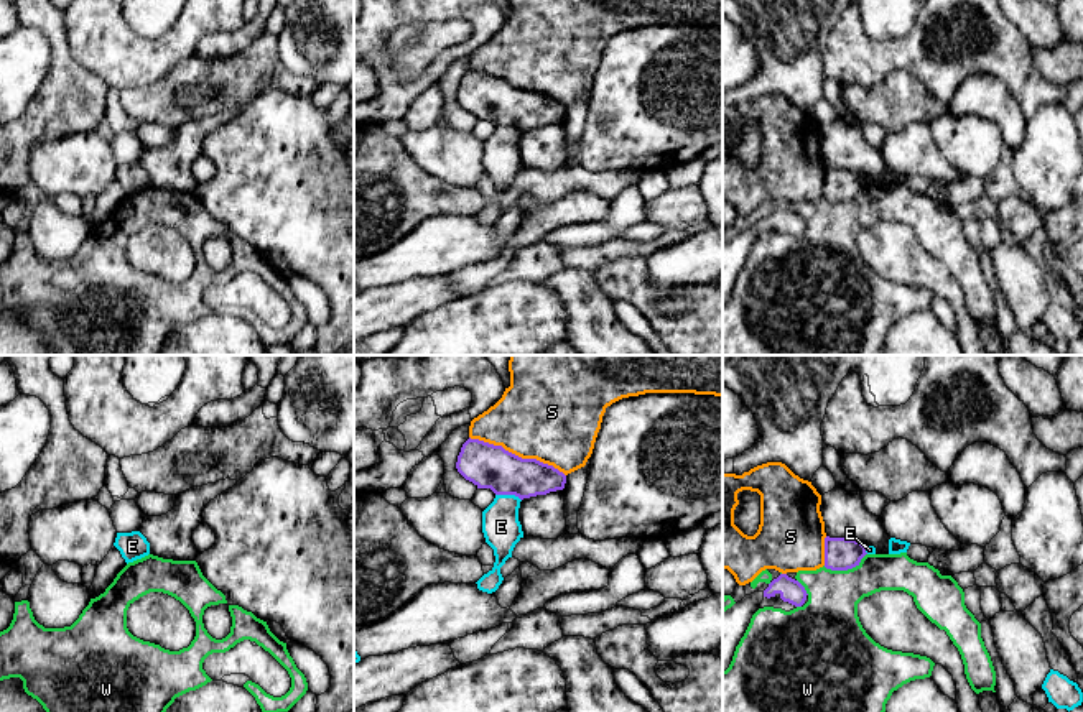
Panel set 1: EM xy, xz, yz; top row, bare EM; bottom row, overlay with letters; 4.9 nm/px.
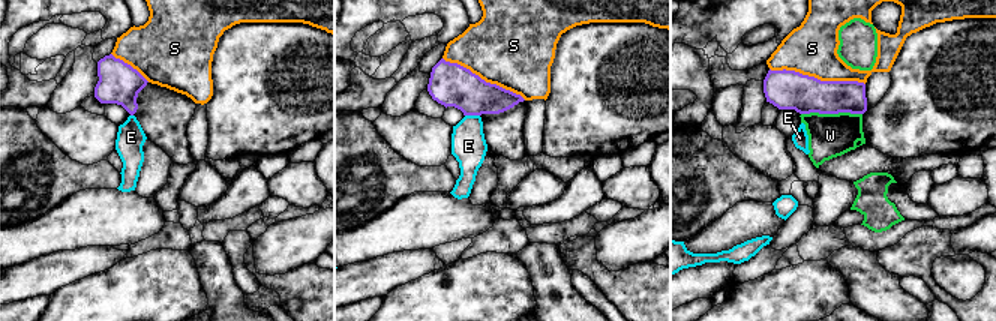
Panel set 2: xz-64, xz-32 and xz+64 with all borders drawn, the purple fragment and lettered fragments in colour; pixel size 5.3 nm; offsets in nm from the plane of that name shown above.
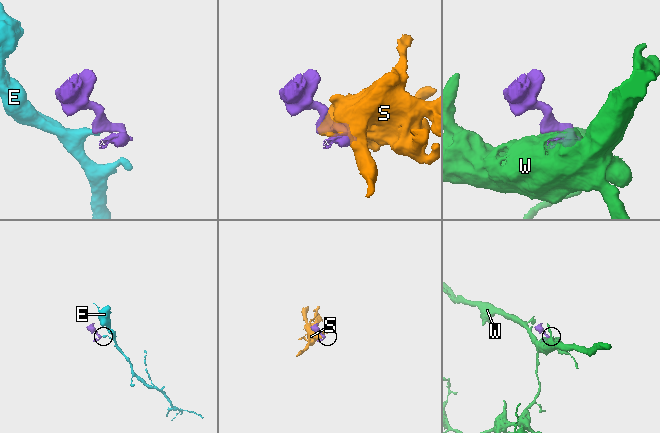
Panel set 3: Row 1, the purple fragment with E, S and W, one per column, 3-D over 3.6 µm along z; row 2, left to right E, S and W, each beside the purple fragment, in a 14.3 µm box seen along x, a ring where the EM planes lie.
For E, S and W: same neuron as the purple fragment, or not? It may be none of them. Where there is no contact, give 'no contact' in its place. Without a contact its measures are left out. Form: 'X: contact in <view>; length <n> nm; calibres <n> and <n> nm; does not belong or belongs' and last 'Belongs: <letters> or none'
E: contact in xz; length 130 nm; calibres 220 and 190 nm; does not belong
S: contact in xz; length 500 nm; calibres 220 and 440 nm; does not belong
W: contact in yz; length 220 nm; calibres 160 and 280 nm; does not belong
Belongs: none

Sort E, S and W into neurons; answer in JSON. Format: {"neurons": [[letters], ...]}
{"neurons": [["E"], ["S"], ["W"]]}

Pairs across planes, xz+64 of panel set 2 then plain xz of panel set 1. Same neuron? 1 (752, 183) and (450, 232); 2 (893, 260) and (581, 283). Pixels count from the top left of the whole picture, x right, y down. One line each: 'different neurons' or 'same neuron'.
1: different neurons
2: different neurons

